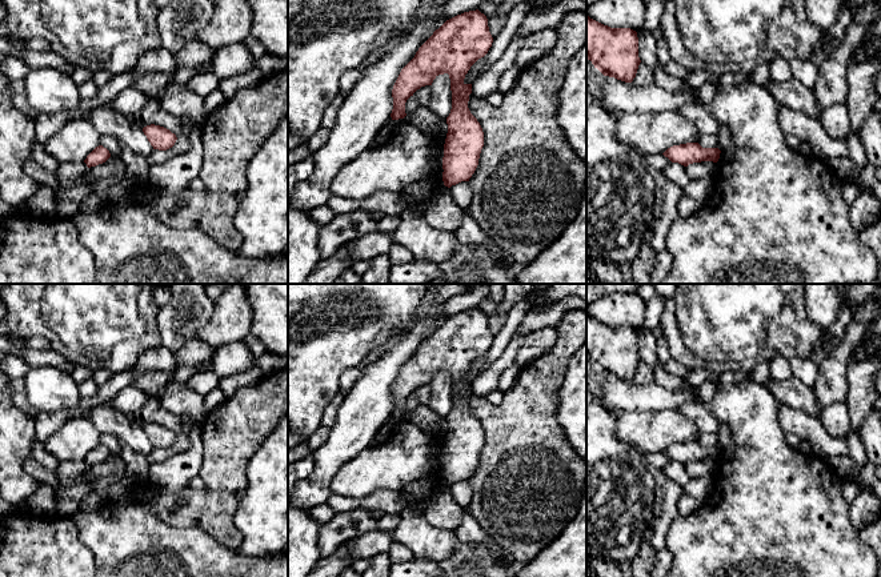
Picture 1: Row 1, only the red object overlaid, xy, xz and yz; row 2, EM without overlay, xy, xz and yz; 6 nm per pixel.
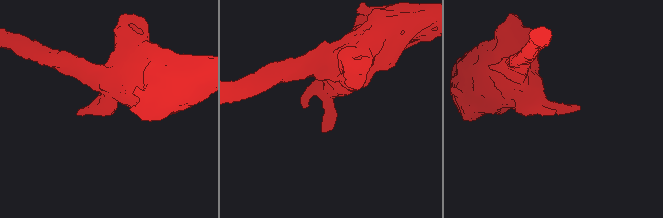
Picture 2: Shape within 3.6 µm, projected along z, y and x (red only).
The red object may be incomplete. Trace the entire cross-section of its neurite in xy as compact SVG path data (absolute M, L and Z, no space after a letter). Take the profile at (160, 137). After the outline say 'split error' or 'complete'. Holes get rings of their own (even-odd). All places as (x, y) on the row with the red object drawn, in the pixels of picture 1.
M147 125L143 128L144 135L153 147L153 149L167 151L172 148L177 140L176 135L160 125Z | complete

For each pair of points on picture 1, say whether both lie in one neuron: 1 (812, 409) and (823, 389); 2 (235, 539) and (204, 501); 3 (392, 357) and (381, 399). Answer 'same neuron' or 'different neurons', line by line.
1: different neurons
2: same neuron
3: same neuron

